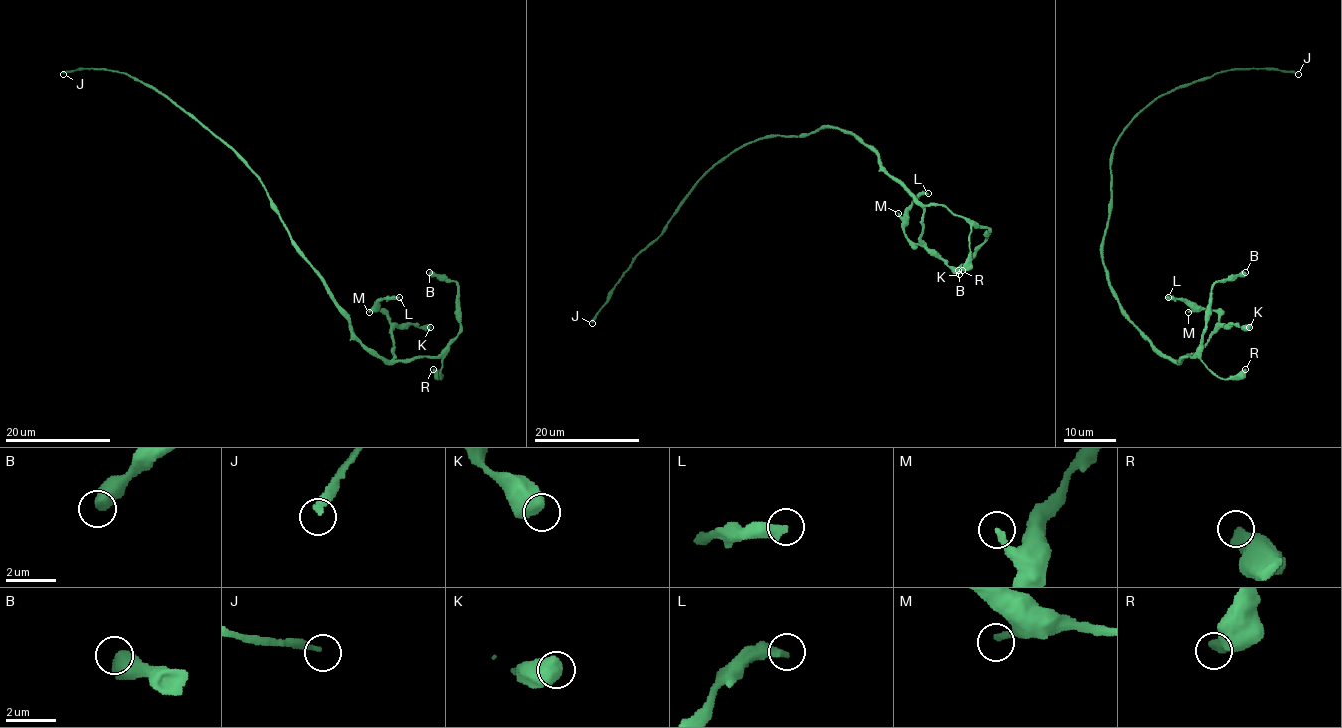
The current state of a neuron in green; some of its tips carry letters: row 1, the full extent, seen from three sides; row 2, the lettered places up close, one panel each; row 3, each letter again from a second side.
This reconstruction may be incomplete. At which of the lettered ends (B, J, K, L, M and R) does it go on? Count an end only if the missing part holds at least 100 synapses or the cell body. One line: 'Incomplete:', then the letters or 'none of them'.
Incomplete: J

